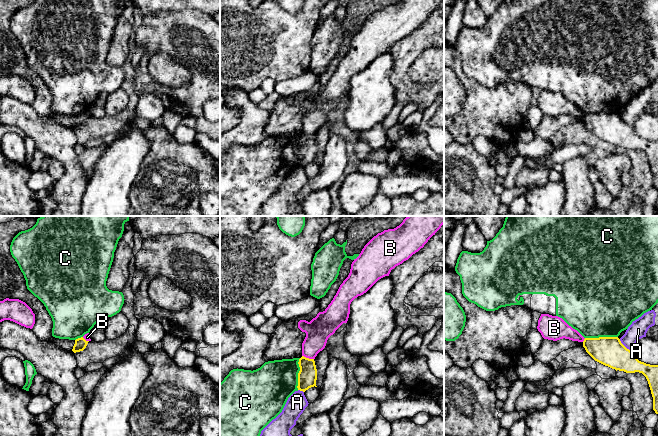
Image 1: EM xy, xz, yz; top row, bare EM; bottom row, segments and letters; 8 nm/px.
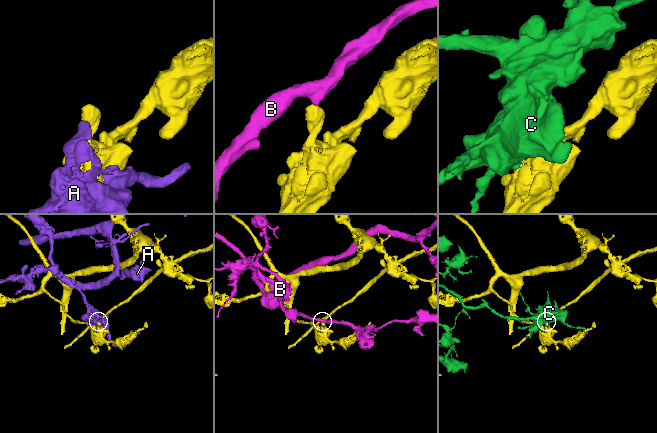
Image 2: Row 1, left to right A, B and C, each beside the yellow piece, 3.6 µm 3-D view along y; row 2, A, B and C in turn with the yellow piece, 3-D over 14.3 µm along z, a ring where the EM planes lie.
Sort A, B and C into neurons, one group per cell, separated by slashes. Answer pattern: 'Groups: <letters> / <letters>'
Groups: A / B / C

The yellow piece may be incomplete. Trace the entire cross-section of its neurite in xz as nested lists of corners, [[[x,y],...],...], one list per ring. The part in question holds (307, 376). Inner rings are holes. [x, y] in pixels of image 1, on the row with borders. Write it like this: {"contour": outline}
{"contour": [[[302,356],[299,359],[300,371],[298,373],[298,390],[305,392],[311,387],[316,386],[317,369],[314,359]]]}

